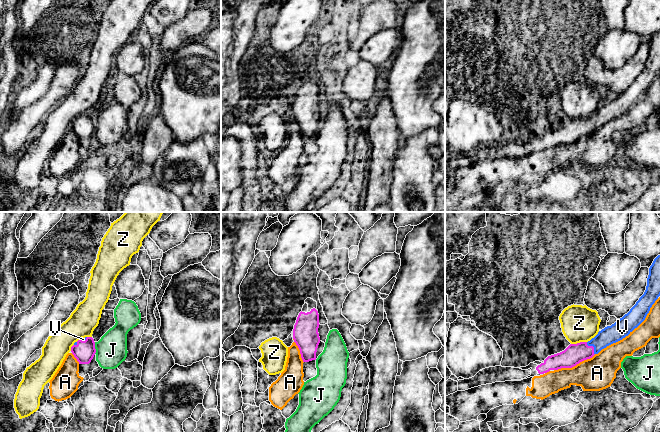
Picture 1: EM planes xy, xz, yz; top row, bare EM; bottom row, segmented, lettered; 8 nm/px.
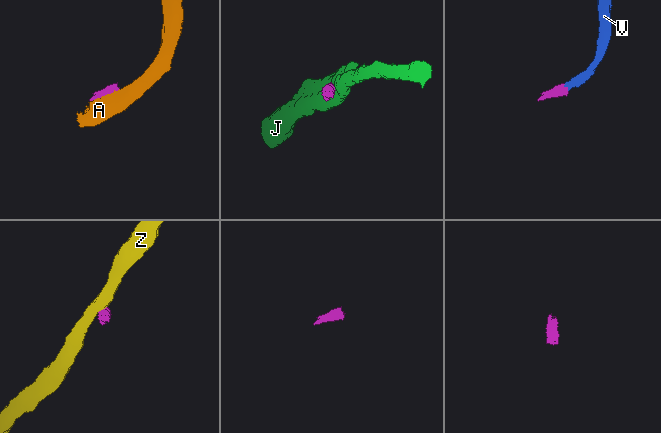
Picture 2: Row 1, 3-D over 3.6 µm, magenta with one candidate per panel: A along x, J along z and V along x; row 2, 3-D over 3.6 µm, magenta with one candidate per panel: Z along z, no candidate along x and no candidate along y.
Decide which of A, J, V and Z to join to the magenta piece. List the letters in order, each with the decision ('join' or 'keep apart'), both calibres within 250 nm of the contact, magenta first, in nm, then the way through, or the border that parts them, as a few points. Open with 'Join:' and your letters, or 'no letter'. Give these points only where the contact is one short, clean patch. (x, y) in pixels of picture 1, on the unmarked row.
Join: V
A: keep apart; calibres 160 and 280 nm; border yz (595, 130), (571, 143), (561, 143), (554, 146)
J: keep apart; calibres 170 and 260 nm; border xy (94, 118), (95, 129)
V: join; calibres 160 and 140 nm; way yz (575, 129), (593, 123), (611, 110)
Z: keep apart; calibres 160 and 300 nm; border yz (586, 117), (571, 120)

